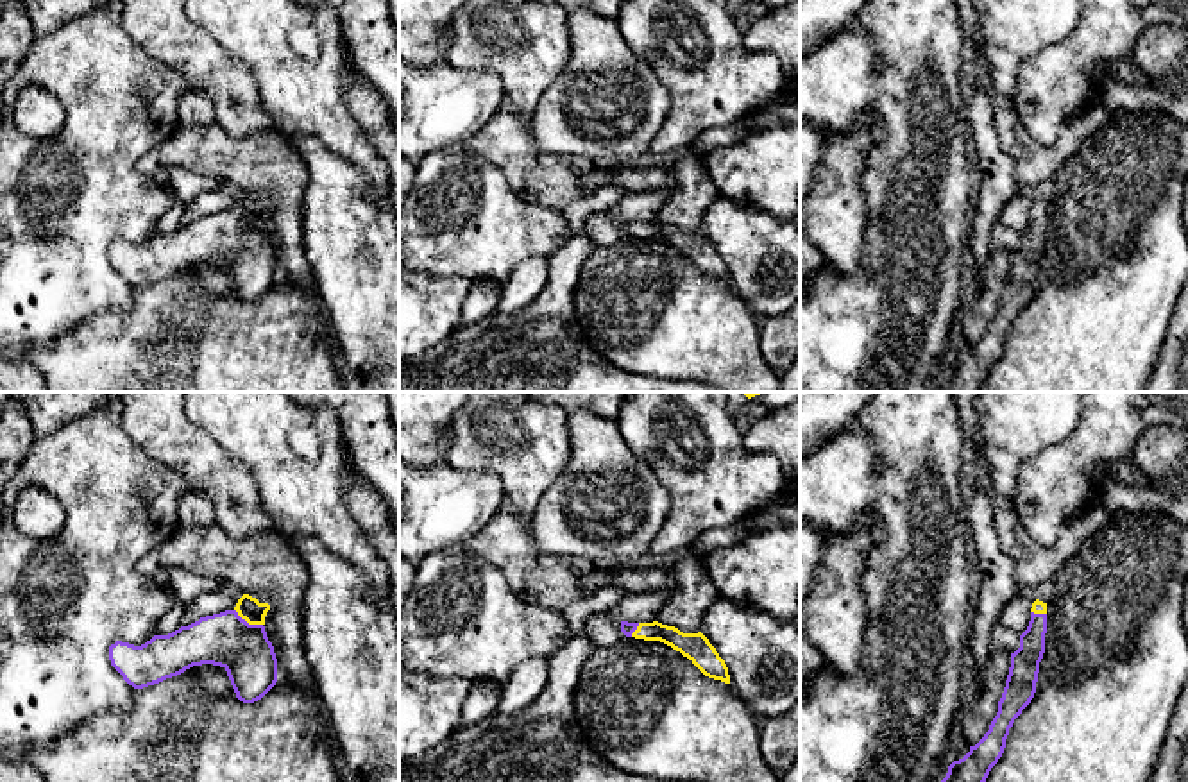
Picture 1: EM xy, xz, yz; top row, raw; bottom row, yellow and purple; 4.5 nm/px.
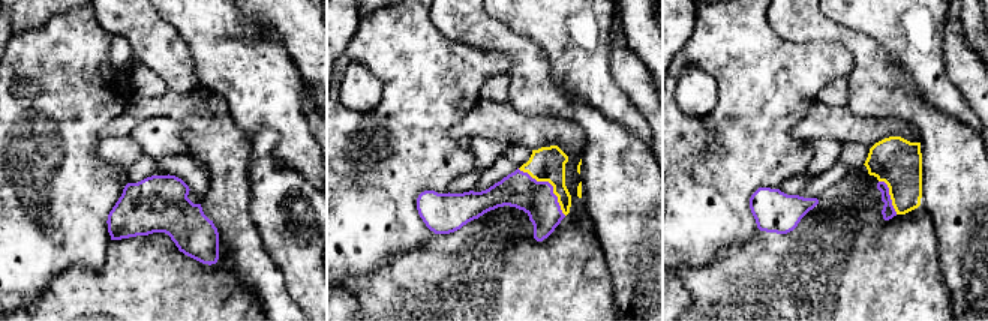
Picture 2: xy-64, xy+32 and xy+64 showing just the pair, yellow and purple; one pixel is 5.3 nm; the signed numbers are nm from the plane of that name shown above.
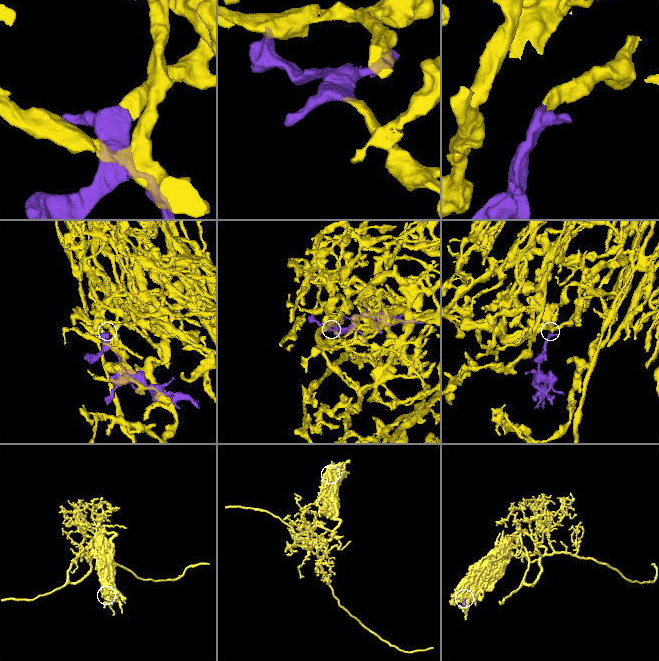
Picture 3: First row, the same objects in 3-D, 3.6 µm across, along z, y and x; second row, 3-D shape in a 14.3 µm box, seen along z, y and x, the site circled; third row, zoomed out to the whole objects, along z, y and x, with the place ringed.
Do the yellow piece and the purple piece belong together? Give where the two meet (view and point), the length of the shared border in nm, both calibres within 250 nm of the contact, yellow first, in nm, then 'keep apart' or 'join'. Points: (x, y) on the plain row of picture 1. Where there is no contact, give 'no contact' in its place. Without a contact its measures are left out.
contact xy (247, 220); length 150 nm; calibres 110 and 240 nm; join

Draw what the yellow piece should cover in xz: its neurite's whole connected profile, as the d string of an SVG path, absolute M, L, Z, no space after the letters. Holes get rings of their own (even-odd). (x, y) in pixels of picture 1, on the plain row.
M621 220L621 231L626 236L660 240L687 256L705 276L730 283L725 259L701 231L683 233L678 227L662 224L658 220Z

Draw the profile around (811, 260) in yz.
M800 229L800 288L821 268L825 263L819 249L807 240Z

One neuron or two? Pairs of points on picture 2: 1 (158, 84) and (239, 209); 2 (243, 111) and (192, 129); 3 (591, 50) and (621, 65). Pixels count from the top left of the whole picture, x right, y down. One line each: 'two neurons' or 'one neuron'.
1: two neurons
2: two neurons
3: two neurons

